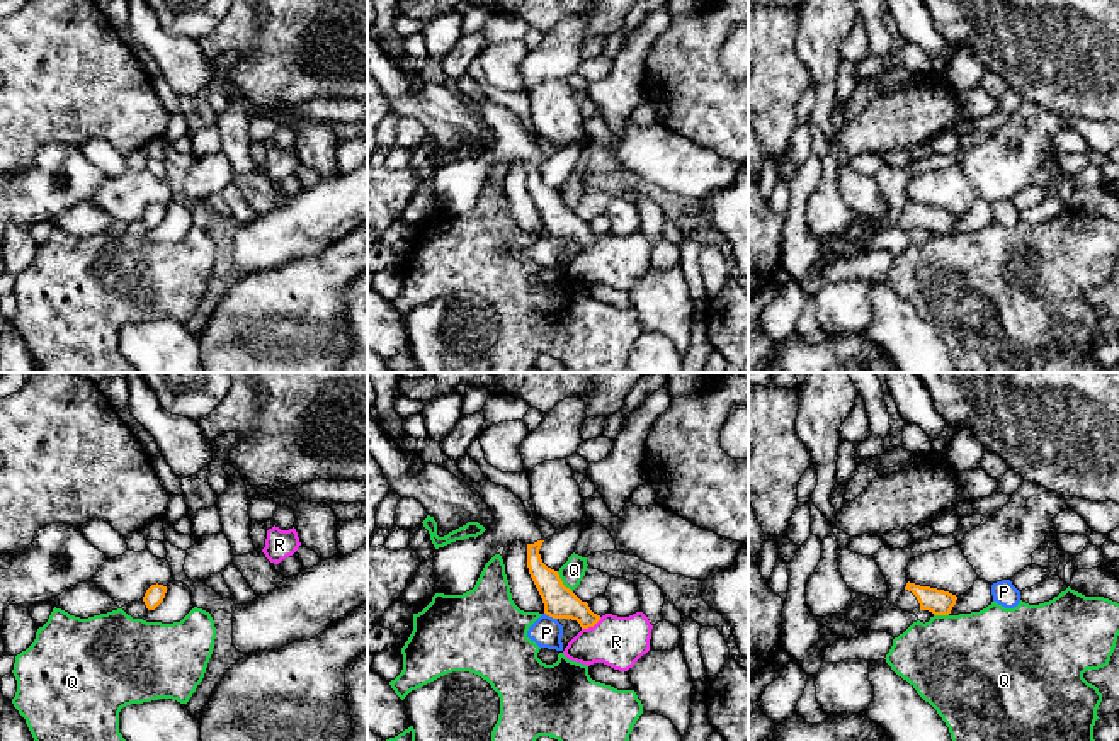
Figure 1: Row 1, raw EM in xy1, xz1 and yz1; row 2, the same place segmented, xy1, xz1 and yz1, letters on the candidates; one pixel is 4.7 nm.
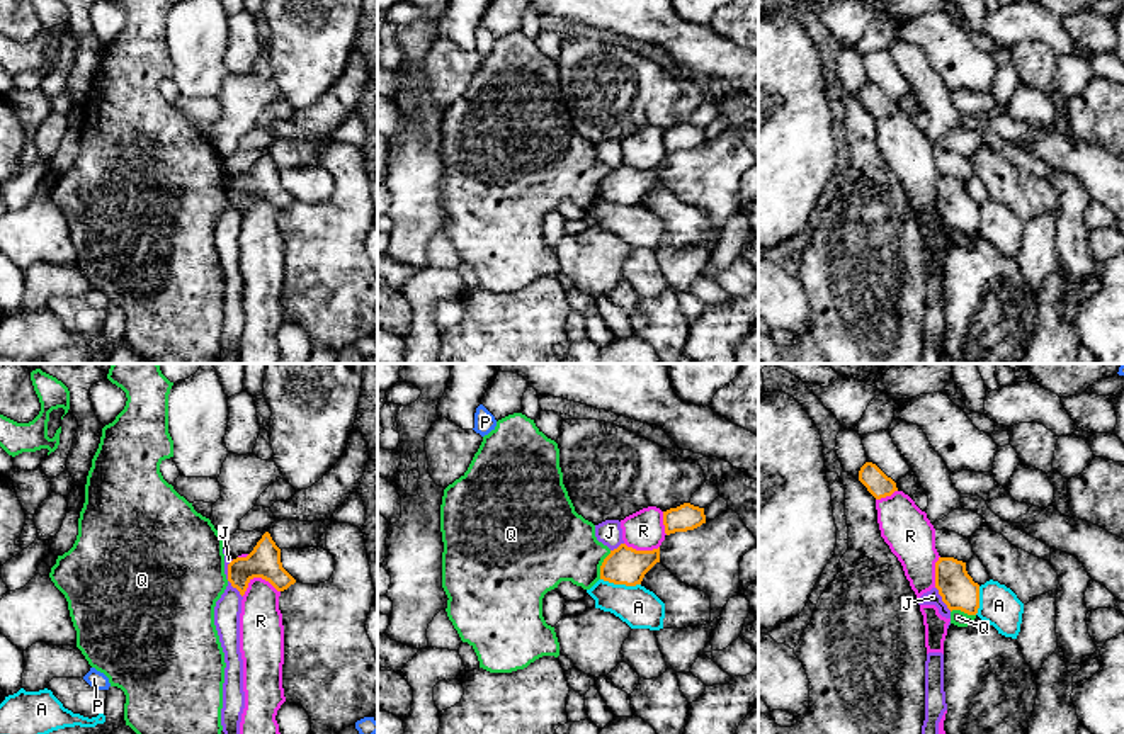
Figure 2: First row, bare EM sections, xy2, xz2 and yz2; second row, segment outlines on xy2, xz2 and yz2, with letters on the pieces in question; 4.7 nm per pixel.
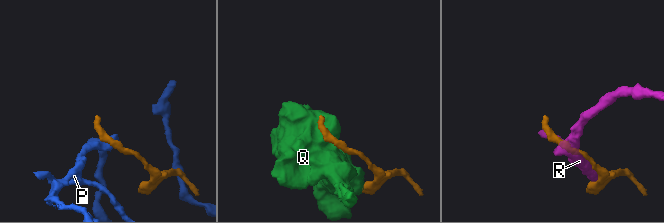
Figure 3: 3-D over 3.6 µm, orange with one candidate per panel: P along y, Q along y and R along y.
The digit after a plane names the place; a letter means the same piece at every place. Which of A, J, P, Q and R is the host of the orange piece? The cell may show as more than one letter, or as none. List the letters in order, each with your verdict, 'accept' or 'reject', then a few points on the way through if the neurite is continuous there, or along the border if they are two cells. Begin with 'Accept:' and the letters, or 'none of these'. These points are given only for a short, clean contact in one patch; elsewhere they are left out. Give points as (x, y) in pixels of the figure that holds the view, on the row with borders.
Accept: none of these
A: reject; border along xz2 (601, 578), (611, 583), (640, 585)
J: reject; border along yz2 (936, 587), (941, 600), (951, 610)
P: reject; border along xz1 (545, 612), (556, 619)
Q: reject
R: reject

